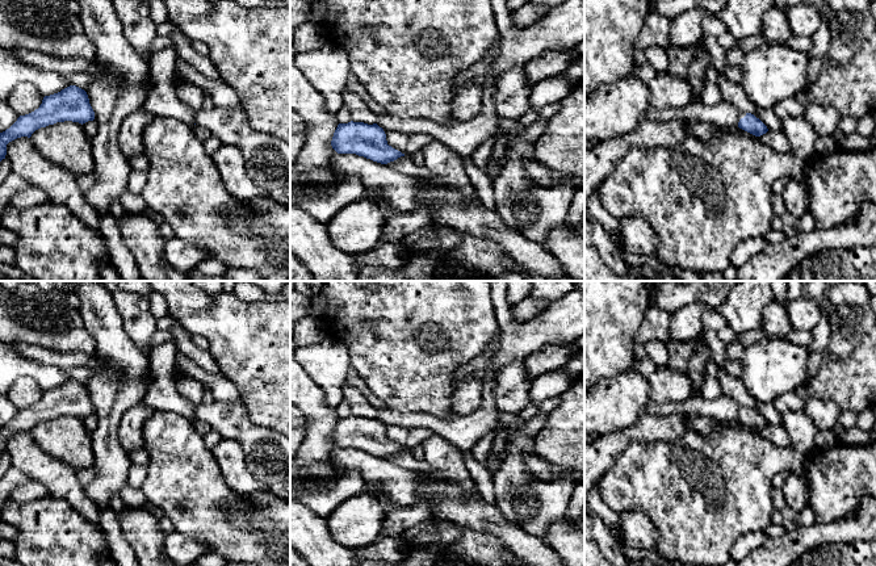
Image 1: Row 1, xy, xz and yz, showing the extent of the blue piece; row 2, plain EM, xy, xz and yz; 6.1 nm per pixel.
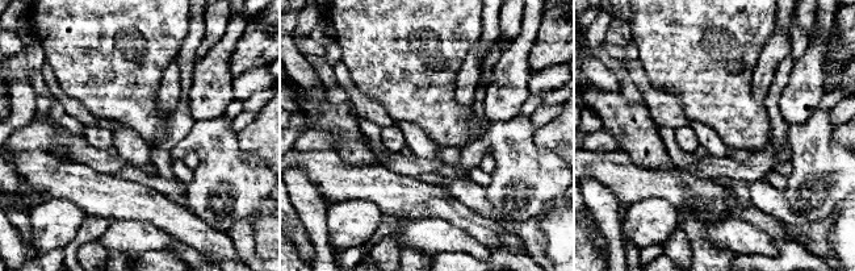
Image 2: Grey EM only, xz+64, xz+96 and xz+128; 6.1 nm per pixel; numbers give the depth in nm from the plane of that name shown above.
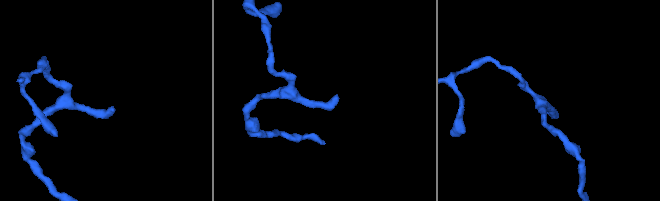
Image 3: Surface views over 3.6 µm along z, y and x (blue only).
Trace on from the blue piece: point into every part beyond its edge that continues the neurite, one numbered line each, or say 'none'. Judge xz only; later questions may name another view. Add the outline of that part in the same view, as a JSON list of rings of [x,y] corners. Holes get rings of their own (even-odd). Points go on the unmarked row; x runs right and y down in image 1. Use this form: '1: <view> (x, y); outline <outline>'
none

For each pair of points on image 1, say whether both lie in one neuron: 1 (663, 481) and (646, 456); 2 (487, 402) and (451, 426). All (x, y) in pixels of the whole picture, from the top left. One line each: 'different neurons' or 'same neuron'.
1: same neuron
2: same neuron

